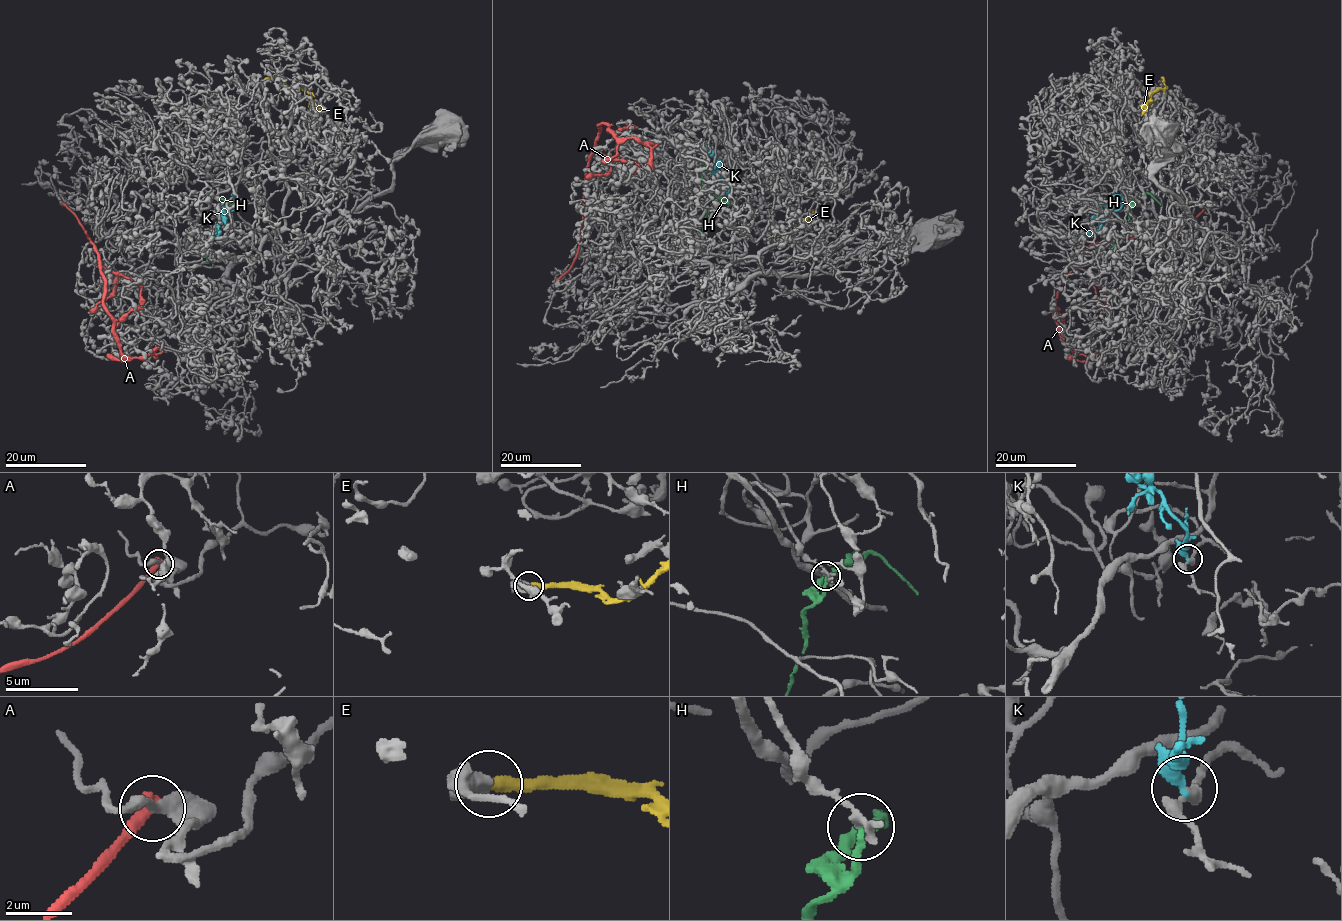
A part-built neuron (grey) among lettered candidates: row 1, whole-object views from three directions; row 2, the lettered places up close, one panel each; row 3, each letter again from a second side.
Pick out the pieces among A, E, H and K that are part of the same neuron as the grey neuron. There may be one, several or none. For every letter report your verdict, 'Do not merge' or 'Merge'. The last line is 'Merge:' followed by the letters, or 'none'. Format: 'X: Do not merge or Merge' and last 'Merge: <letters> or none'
A: Do not merge
E: Do not merge
H: Do not merge
K: Merge
Merge: K

